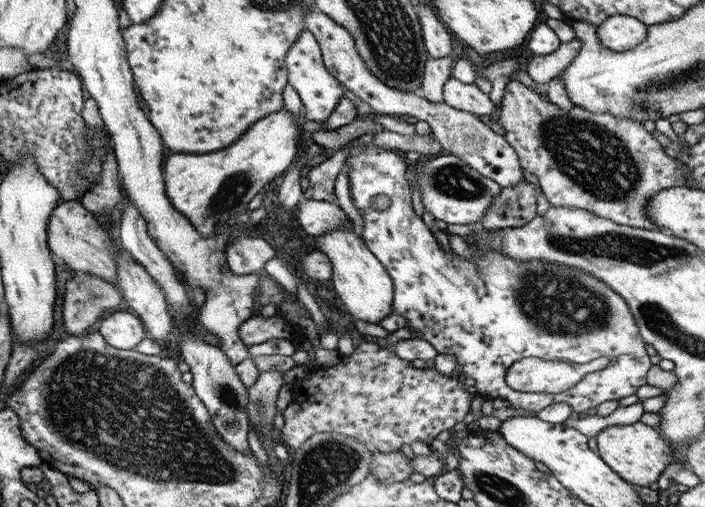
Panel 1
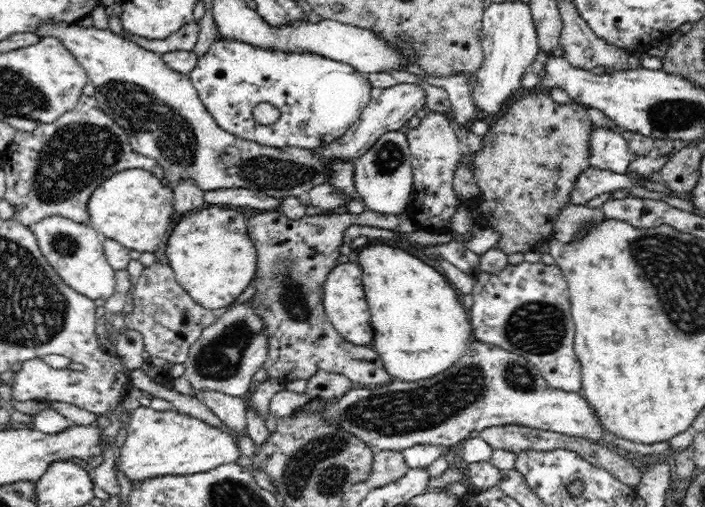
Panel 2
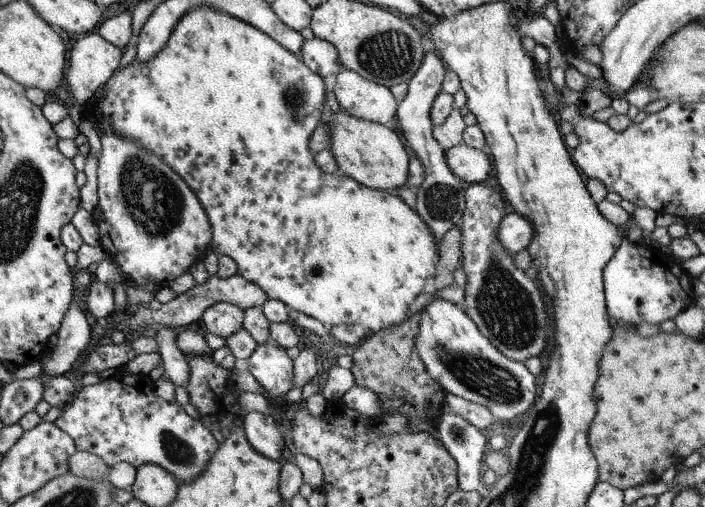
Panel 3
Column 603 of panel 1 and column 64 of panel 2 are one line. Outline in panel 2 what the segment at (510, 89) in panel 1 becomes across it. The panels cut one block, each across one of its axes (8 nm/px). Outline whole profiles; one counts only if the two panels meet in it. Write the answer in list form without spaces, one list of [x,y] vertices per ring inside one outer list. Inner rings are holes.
[[[83,94],[72,110],[65,112],[54,122],[42,124],[38,130],[31,133],[16,131],[12,142],[2,151],[1,157],[1,168],[5,172],[8,185],[4,199],[13,208],[12,219],[28,229],[32,229],[35,224],[48,216],[61,216],[74,222],[88,223],[89,196],[102,182],[118,172],[140,169],[165,182],[166,171],[159,162],[134,152],[126,131],[99,107],[94,97]]]

